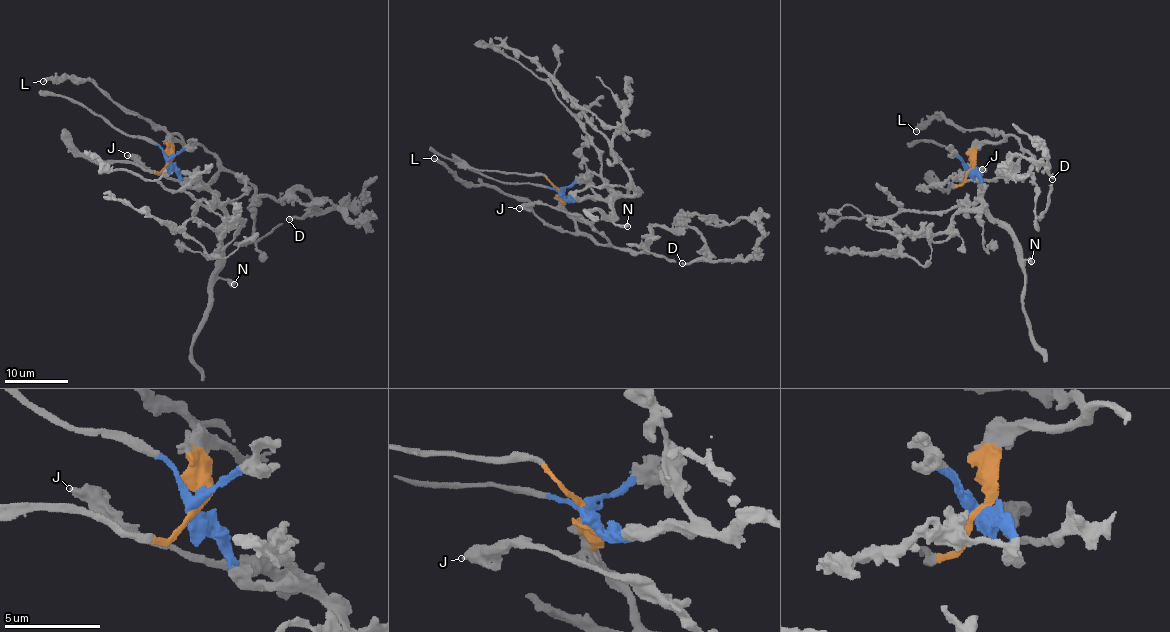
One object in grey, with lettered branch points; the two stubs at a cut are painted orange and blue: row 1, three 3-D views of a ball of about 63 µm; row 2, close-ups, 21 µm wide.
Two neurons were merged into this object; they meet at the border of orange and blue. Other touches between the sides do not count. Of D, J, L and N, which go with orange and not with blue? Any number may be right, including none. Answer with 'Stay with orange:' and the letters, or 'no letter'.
Stay with orange: D, J, L

